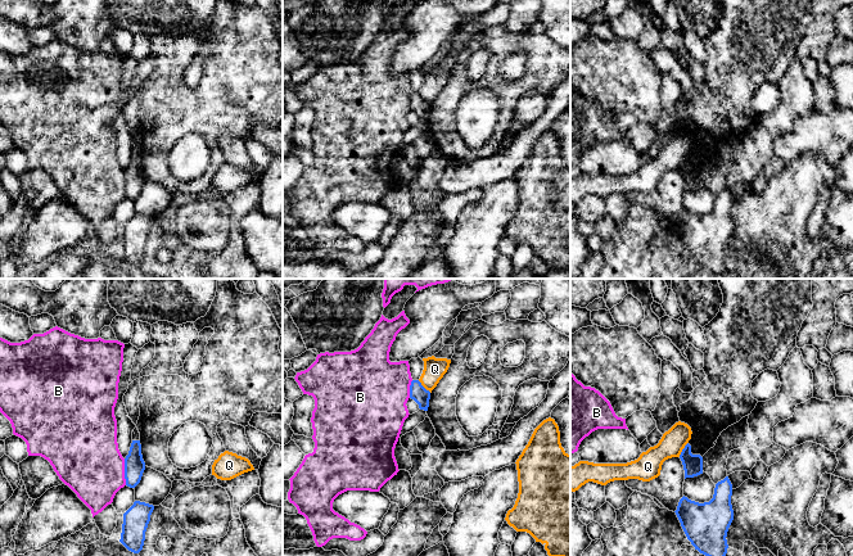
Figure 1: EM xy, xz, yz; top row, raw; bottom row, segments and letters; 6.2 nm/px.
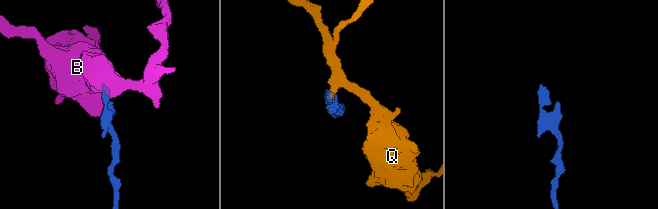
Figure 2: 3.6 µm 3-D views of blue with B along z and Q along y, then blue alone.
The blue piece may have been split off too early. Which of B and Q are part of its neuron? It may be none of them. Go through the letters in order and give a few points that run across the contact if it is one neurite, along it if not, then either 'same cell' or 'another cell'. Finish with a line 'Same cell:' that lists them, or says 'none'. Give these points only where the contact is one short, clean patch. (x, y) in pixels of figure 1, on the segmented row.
B: line xy (123, 459), (126, 484); another cell
Q: line yz (687, 442), (678, 456); another cell
Same cell: none

